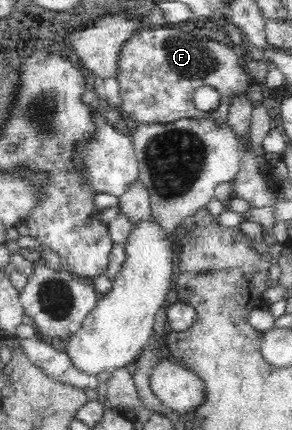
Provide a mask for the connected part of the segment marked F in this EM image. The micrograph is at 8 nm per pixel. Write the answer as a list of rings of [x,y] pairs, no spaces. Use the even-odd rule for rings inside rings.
[[[168,24],[145,30],[143,34],[131,38],[131,42],[127,42],[120,57],[121,62],[116,75],[120,85],[118,96],[122,99],[120,110],[126,119],[135,124],[167,124],[181,119],[209,119],[217,127],[228,126],[230,108],[234,105],[235,98],[245,97],[248,100],[251,83],[255,82],[239,47],[232,42],[223,44],[219,40],[210,40],[193,32],[182,32],[179,28]],[[203,86],[213,86],[219,91],[221,97],[219,108],[211,112],[203,112],[195,108],[193,94],[197,88]]]

